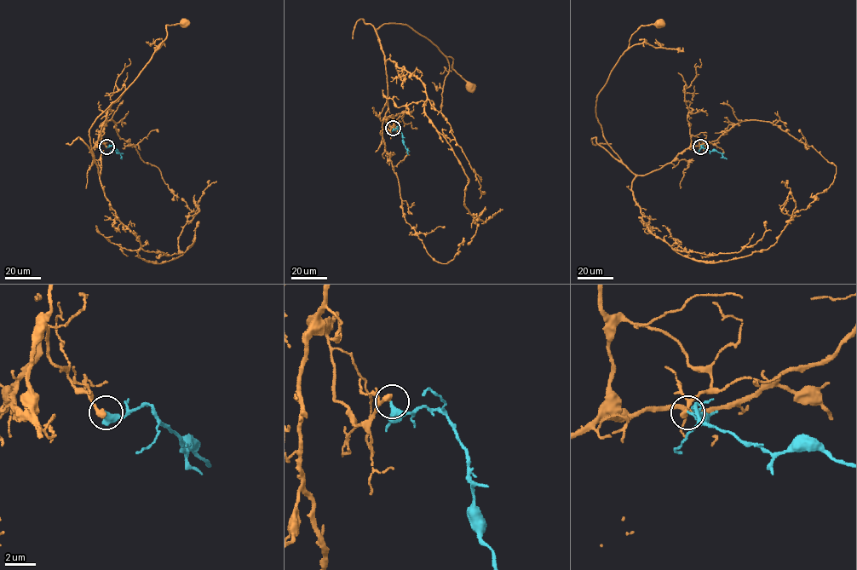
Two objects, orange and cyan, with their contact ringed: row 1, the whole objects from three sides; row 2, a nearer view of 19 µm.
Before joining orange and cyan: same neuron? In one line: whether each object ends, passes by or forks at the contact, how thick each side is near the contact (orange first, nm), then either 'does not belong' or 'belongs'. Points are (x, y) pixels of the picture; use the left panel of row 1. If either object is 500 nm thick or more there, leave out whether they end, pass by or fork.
orange ends; cyan ends; calibres 360 and 340 nm; belongs

